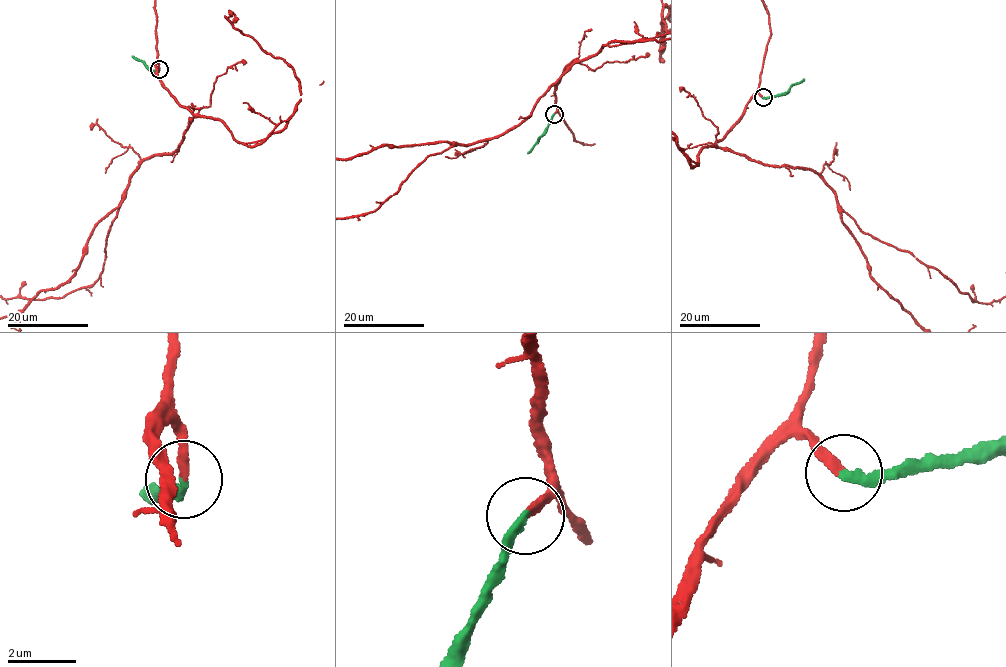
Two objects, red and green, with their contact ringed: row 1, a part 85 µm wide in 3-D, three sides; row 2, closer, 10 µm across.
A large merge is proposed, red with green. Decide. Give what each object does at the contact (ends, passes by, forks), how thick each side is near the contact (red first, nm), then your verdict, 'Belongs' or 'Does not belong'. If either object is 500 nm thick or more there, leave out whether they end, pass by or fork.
At the ring red ends. At the ring green ends. Thickness 280 nm (red) against 260 nm. Belongs

